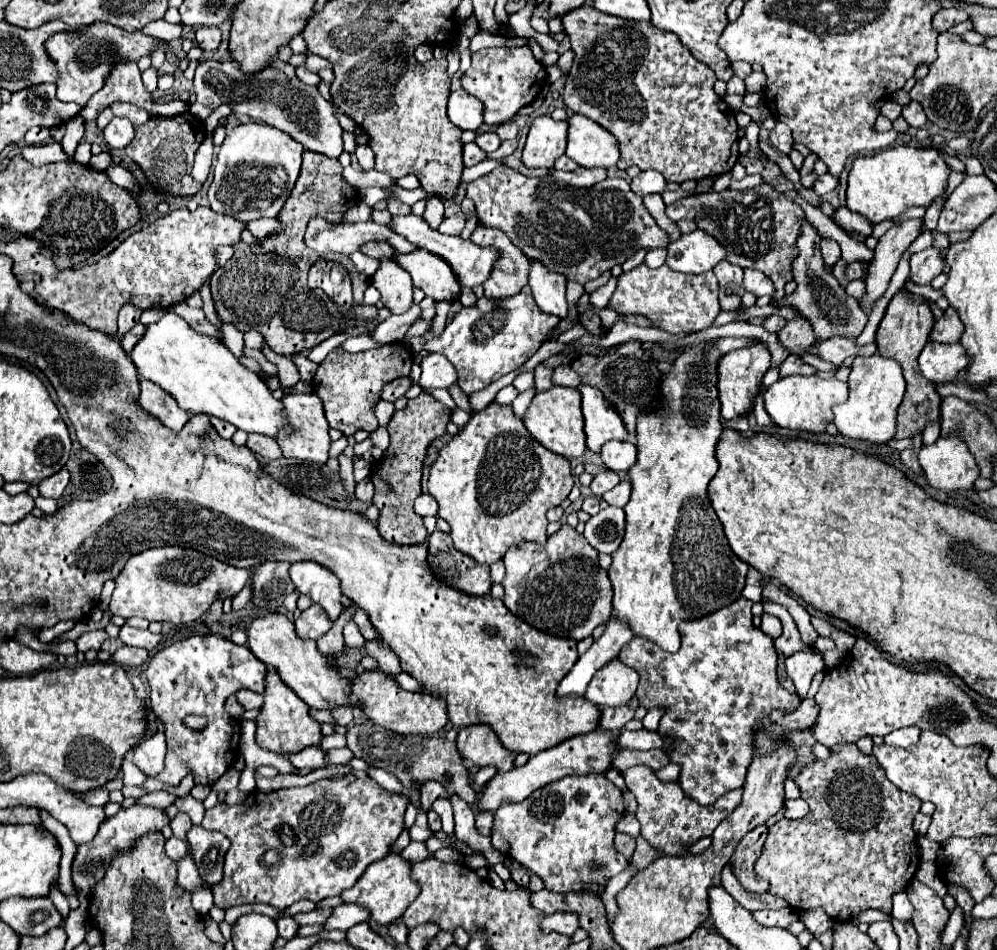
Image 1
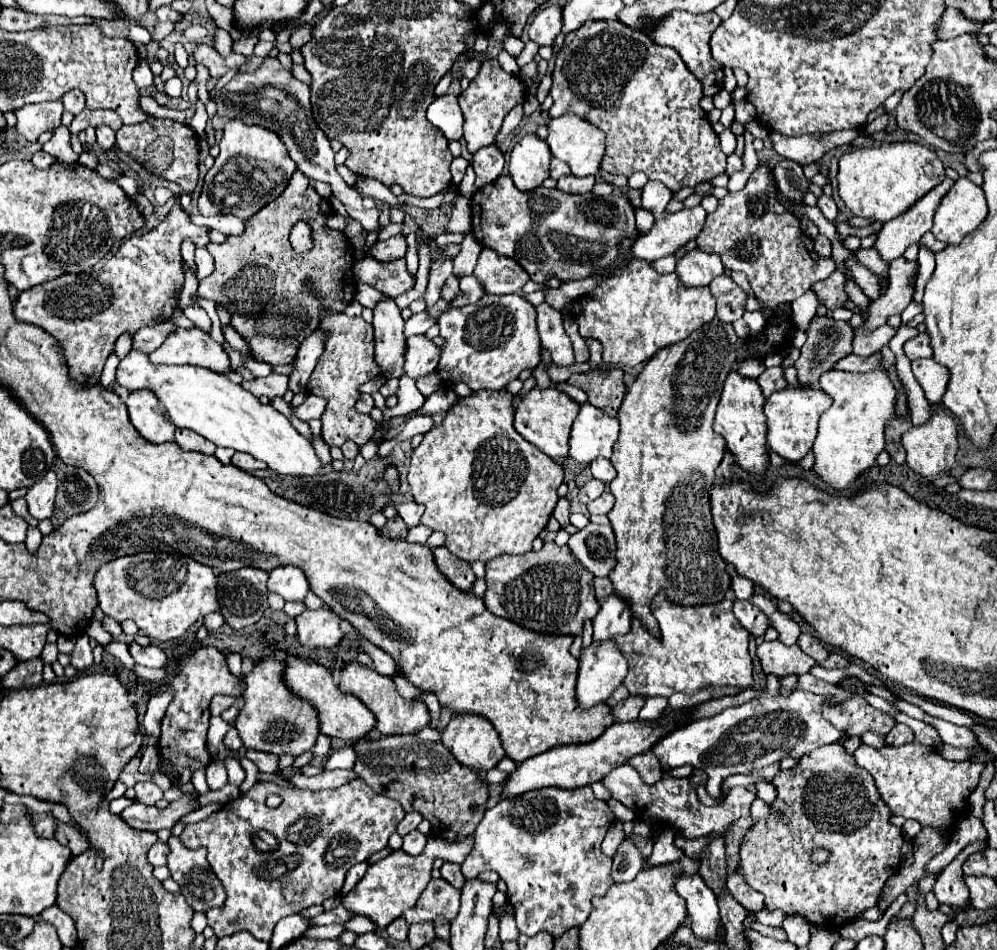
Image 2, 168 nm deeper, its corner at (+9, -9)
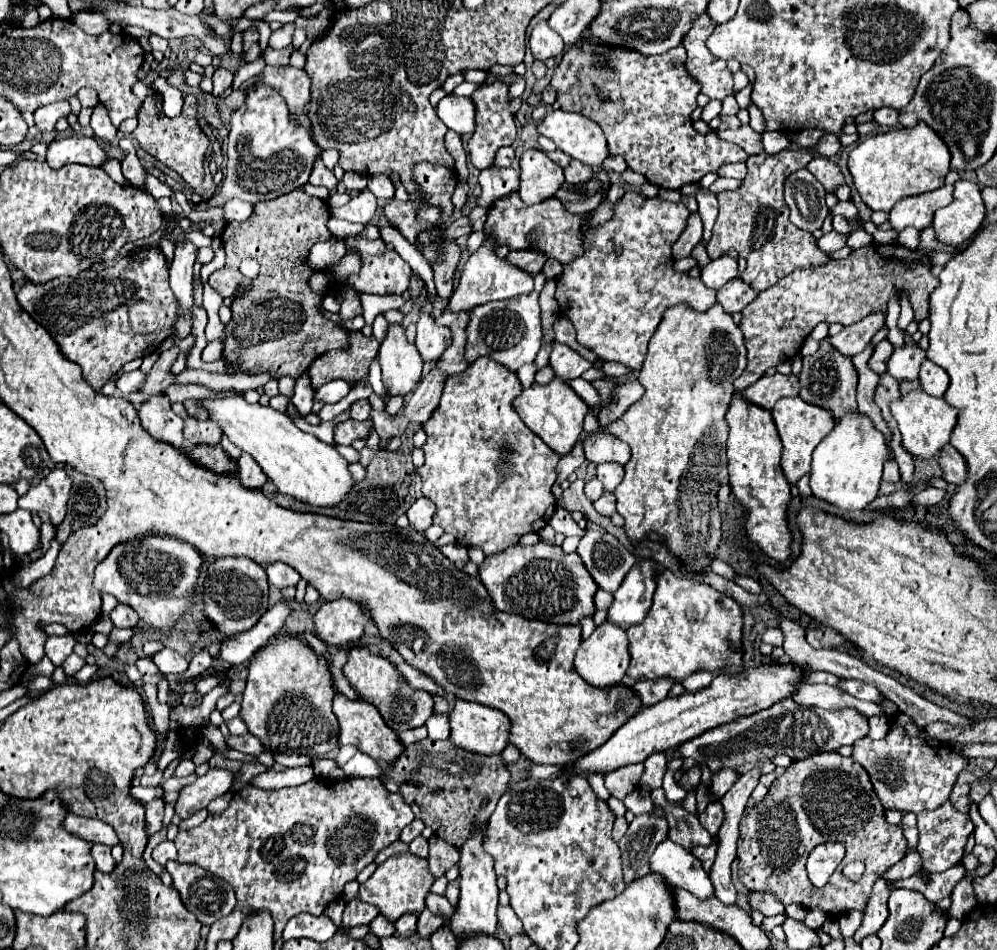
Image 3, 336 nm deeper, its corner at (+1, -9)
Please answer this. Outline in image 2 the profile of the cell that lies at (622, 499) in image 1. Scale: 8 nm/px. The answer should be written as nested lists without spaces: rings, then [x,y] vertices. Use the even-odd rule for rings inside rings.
[[[606,490],[600,498],[596,498],[588,504],[588,512],[590,514],[608,514],[612,506],[614,506],[614,496]]]

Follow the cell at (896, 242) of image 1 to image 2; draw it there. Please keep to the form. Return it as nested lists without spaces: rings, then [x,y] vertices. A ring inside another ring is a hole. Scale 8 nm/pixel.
[[[944,178],[936,188],[932,188],[912,210],[906,214],[892,218],[882,226],[878,232],[874,248],[878,250],[880,258],[890,264],[894,258],[900,258],[904,250],[912,244],[918,244],[920,238],[932,228],[932,216],[942,200],[942,196],[950,190],[954,180]]]

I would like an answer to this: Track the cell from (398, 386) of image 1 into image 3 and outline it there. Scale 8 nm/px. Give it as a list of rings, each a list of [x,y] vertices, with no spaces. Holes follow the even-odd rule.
[[[360,400],[356,404],[352,404],[350,408],[350,418],[352,420],[368,420],[370,418],[370,402],[368,400]]]

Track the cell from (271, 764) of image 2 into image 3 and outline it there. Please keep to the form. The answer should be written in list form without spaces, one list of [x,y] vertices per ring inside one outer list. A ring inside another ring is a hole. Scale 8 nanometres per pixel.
[[[230,734],[230,736],[226,736],[226,744],[228,744],[228,748],[234,748],[234,750],[238,750],[242,754],[250,754],[250,756],[258,756],[264,752],[264,746],[252,734],[242,734],[242,736]]]

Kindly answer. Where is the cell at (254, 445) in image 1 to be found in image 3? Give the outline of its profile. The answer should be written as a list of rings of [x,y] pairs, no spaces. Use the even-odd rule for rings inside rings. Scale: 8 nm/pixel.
[[[242,454],[238,458],[238,478],[242,486],[252,490],[260,490],[268,480],[266,474],[262,474],[262,468],[250,458],[250,454]]]

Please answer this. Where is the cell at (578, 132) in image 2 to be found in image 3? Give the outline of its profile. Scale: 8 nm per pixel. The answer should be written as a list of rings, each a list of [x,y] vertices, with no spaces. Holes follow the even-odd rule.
[[[552,110],[538,122],[538,134],[550,138],[562,152],[592,168],[600,168],[608,158],[608,146],[600,126],[582,114]]]

